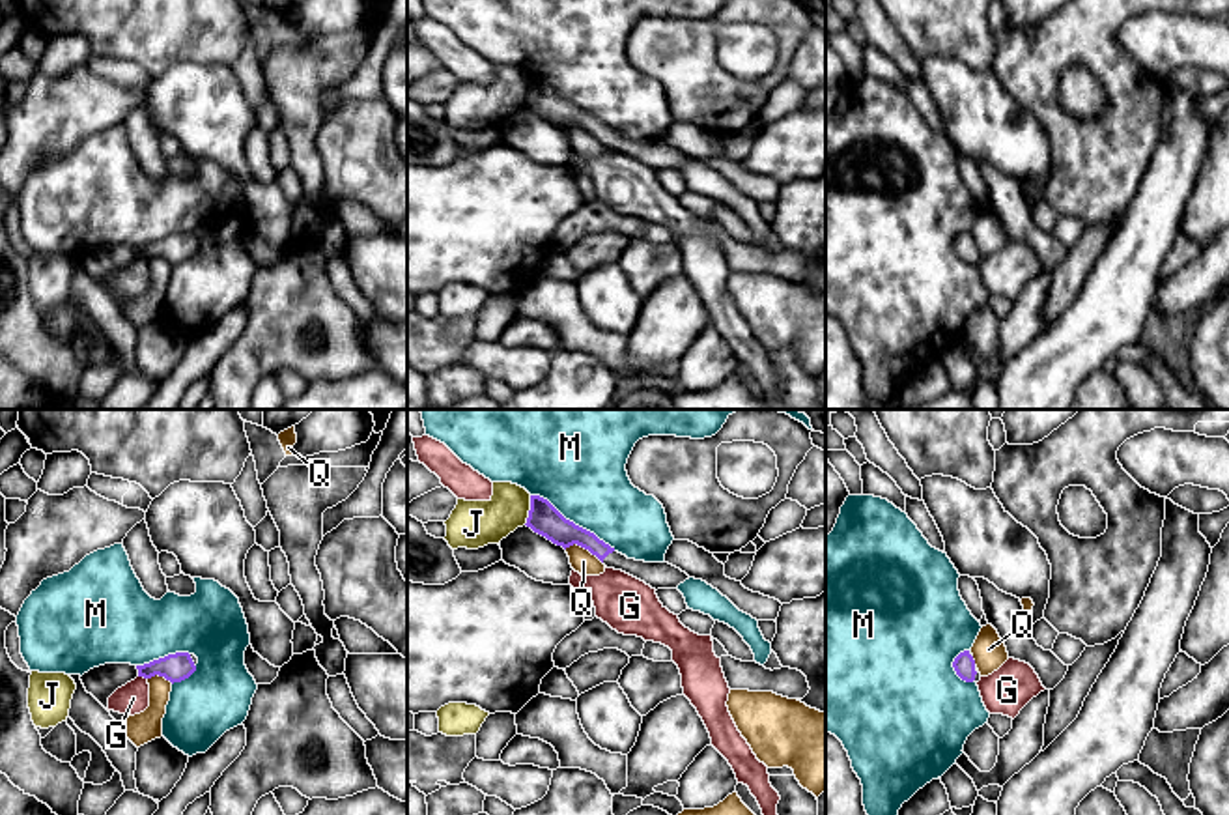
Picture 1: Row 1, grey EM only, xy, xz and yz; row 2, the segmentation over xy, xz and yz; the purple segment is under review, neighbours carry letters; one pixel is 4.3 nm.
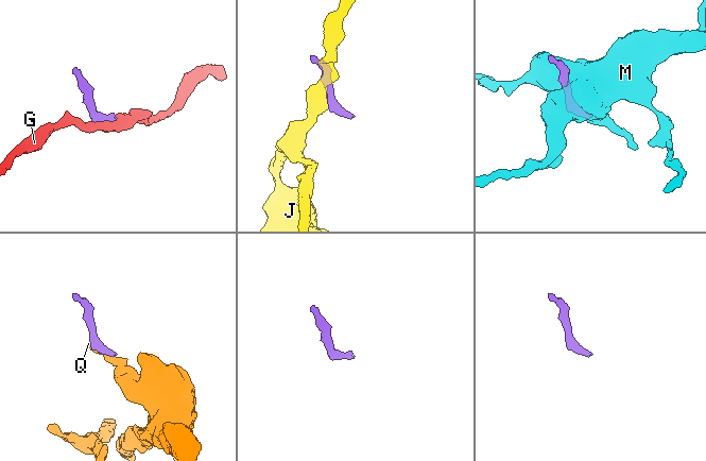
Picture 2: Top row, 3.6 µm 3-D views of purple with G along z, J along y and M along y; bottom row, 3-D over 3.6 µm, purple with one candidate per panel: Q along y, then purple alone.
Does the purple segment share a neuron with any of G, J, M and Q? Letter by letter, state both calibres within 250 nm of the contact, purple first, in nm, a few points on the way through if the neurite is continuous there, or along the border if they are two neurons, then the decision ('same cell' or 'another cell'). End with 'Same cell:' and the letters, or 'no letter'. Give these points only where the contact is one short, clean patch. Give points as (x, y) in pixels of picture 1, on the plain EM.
G: 120/140 nm | along xy (139, 257), (146, 260) | another cell
J: 140/200 nm | another cell
M: 140/400 nm | another cell
Q: 140/100 nm | along xz (565, 129), (579, 126), (602, 144) | another cell
Same cell: no letter

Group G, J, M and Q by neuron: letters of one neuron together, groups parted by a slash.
G / J / M / Q

